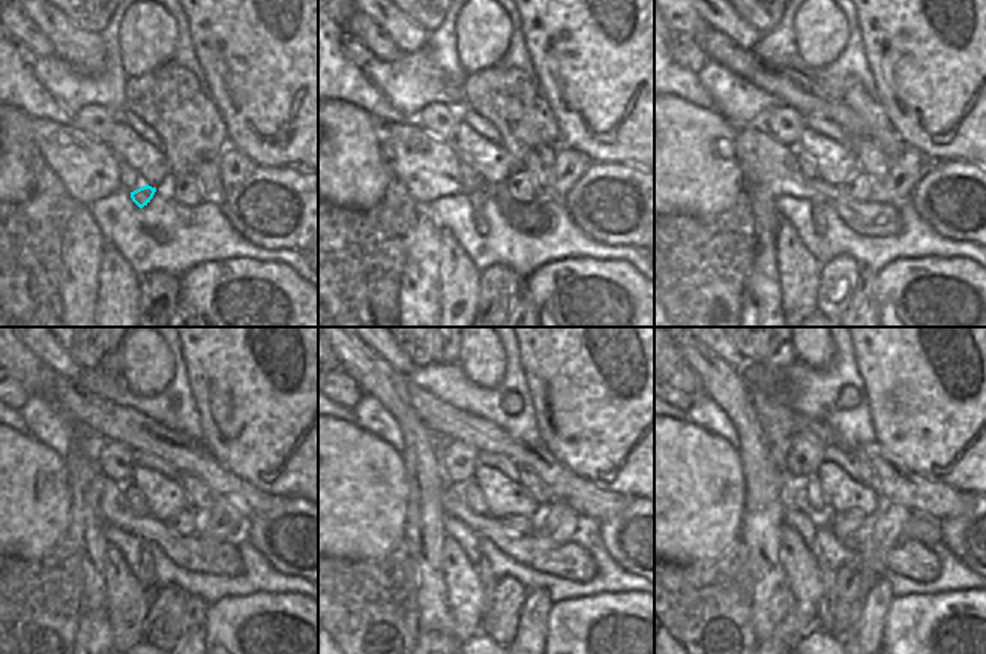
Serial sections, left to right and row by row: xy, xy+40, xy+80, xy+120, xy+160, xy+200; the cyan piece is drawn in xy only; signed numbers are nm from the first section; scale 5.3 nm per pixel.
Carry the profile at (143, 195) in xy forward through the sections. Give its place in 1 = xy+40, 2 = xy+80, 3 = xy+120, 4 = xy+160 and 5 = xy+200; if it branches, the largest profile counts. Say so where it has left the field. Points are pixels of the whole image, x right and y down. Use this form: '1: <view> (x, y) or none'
1: xy+40 (477, 198)
2: xy+80 (818, 219)
3: xy+120 (146, 558)
4: xy+160 (483, 567)
5: xy+200 (826, 609)

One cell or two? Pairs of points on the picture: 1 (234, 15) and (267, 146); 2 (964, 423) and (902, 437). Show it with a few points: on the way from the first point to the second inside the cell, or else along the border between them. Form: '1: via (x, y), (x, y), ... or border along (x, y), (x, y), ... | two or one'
1: via (254, 48), (254, 117) | one
2: via (949, 423), (917, 423) | one

